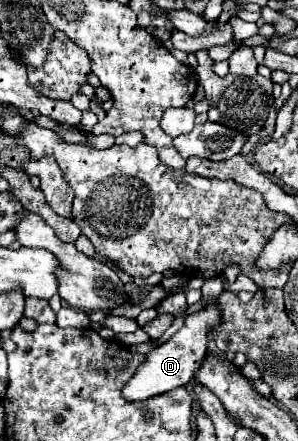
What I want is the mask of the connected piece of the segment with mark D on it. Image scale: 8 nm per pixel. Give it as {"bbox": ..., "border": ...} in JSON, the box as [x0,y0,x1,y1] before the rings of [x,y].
{"bbox":[122,301,222,401],"border":[[[218,301],[206,305],[198,313],[186,315],[186,321],[178,333],[174,333],[164,345],[150,351],[146,355],[146,361],[138,367],[134,377],[124,385],[122,395],[126,401],[144,401],[148,397],[178,389],[182,385],[188,385],[194,379],[194,373],[198,373],[198,365],[202,365],[208,345],[210,345],[210,329],[214,325],[222,325],[222,309],[218,309]]]}

